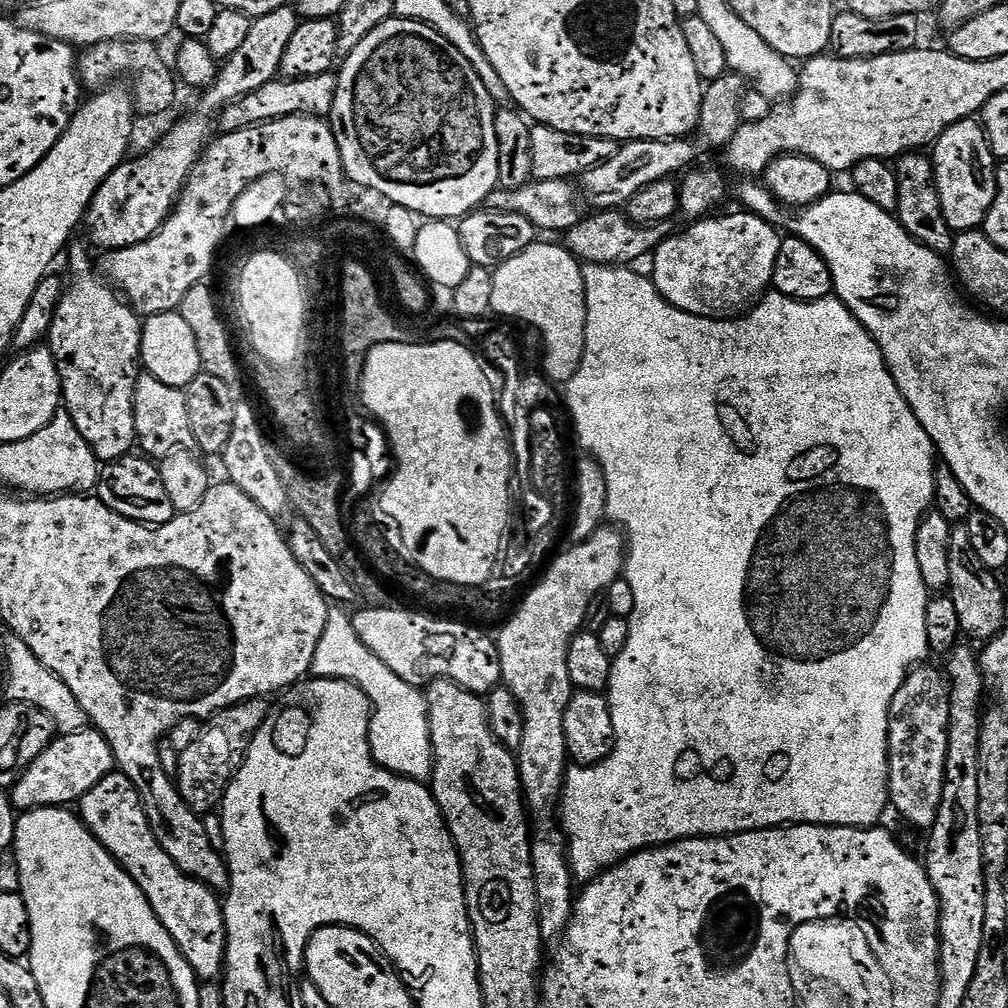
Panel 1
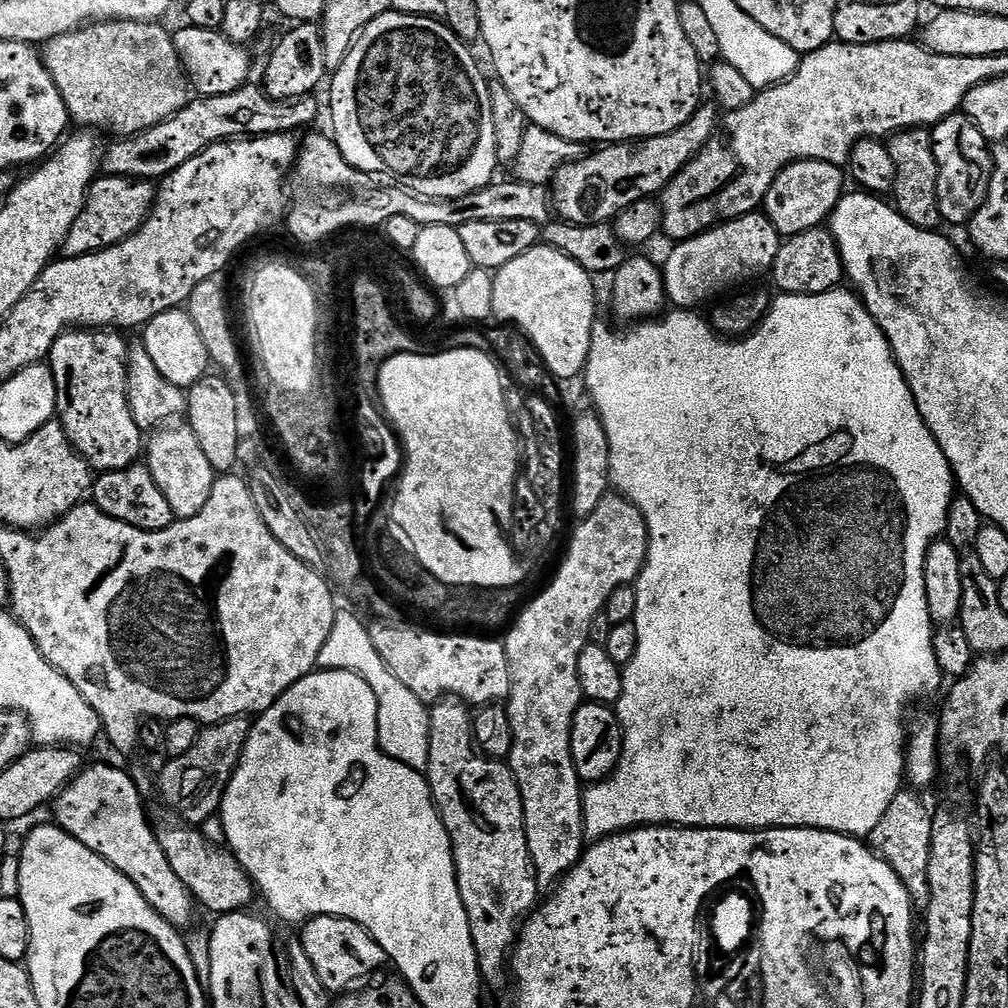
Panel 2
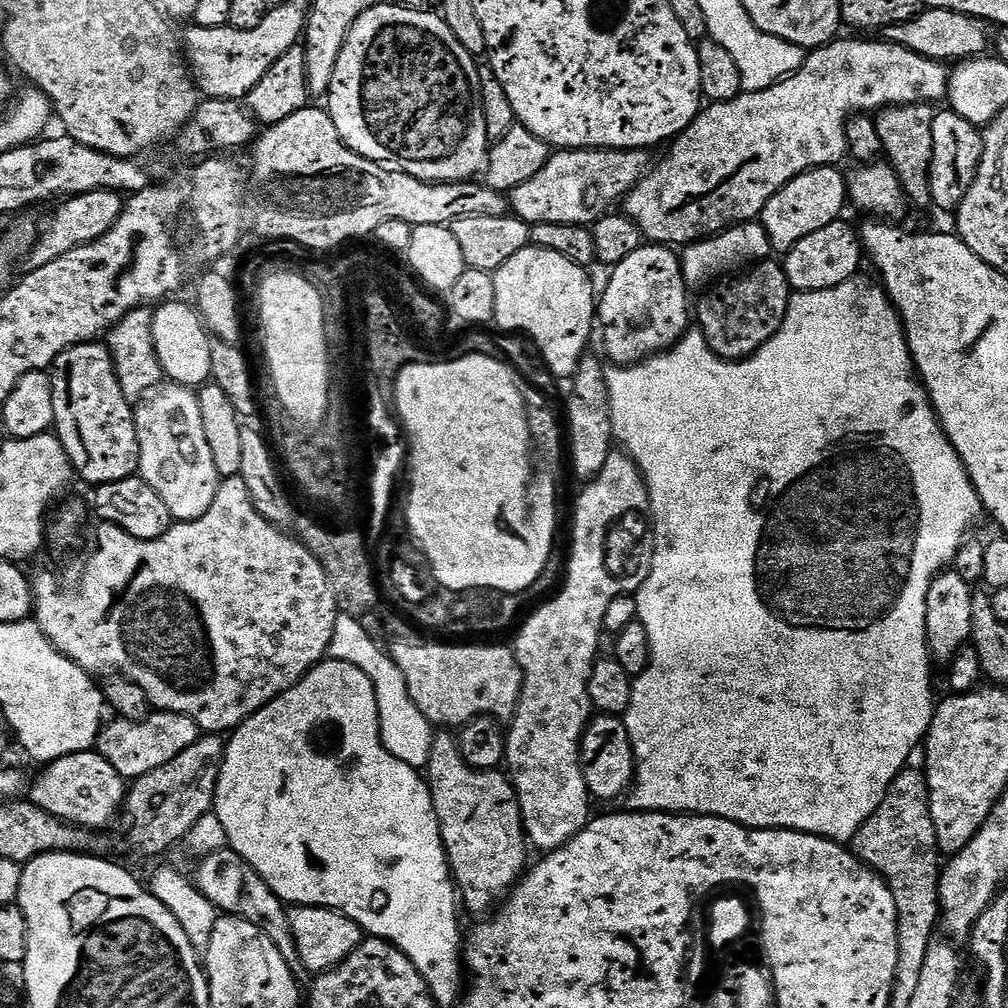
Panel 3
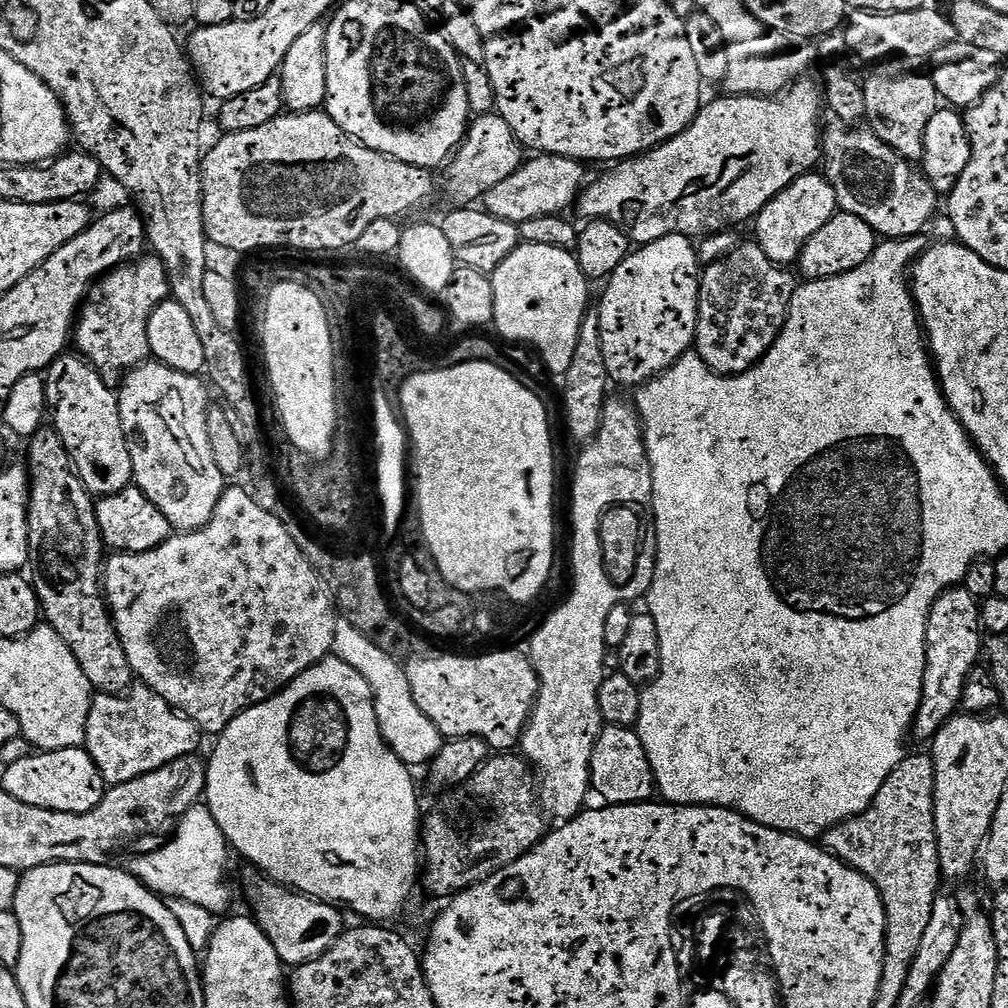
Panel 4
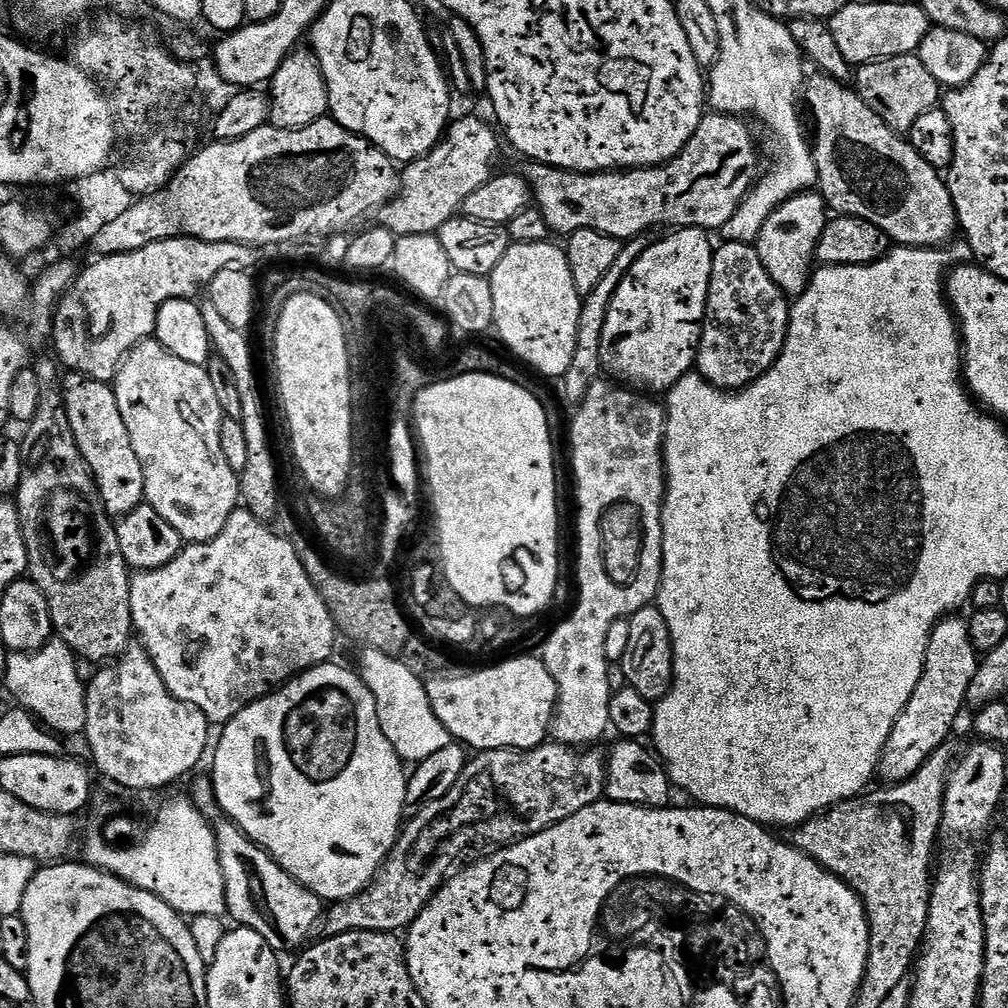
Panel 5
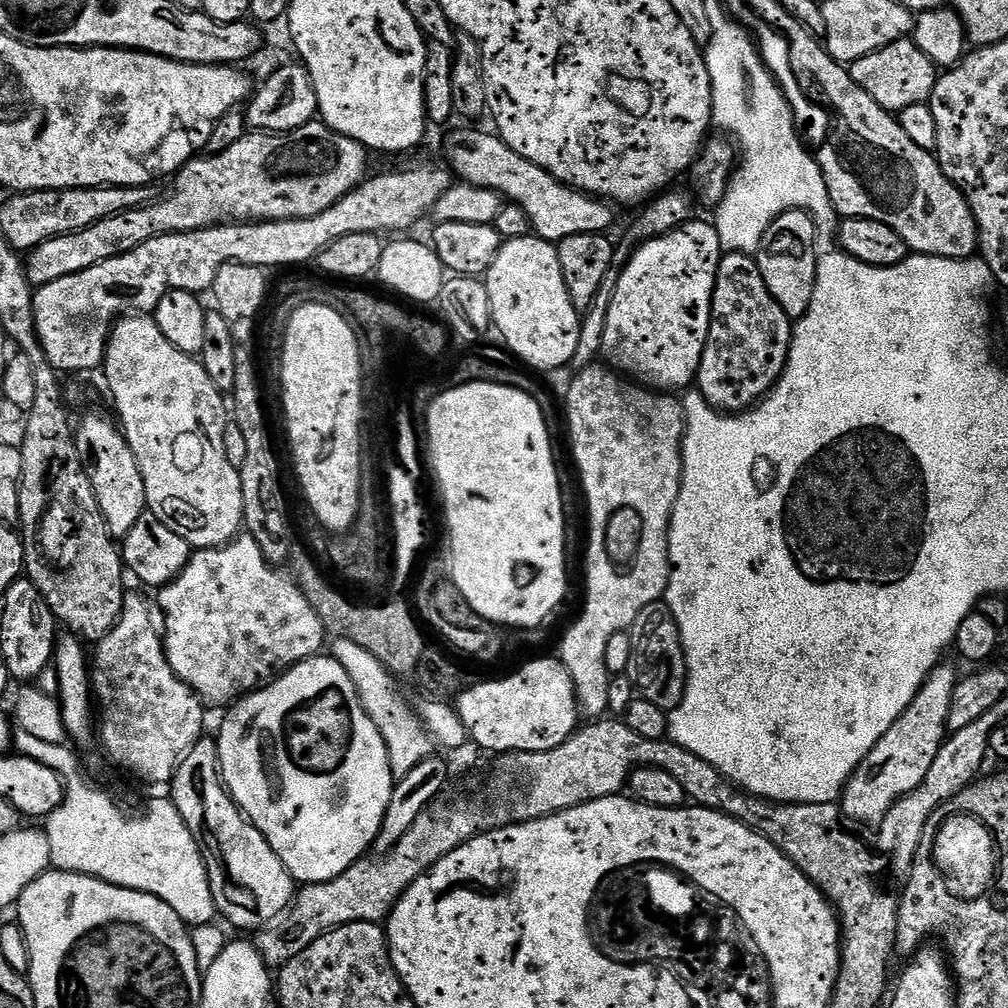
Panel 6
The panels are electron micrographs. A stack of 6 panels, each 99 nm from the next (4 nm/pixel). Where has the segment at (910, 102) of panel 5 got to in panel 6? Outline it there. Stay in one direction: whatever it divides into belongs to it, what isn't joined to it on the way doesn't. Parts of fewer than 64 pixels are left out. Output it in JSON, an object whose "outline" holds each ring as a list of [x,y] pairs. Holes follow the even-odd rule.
{"outline":[[[911,38],[890,42],[890,46],[882,46],[882,50],[871,52],[866,58],[858,58],[847,65],[847,69],[854,82],[858,82],[858,86],[878,102],[878,106],[893,114],[899,114],[908,106],[929,103],[938,75],[936,63],[926,58]]]}

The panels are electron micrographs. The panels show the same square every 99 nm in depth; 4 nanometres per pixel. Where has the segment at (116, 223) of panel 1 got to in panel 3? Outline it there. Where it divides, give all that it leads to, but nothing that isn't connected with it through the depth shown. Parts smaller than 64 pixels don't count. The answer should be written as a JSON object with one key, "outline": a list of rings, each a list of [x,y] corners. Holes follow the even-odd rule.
{"outline":[[[98,190],[81,196],[67,197],[59,205],[61,208],[49,218],[48,225],[39,233],[35,246],[26,257],[27,267],[41,268],[46,266],[46,262],[54,262],[54,258],[62,258],[62,254],[70,254],[70,250],[78,246],[92,244],[98,238],[102,238],[124,213],[125,203],[125,197],[121,193],[110,190]]]}

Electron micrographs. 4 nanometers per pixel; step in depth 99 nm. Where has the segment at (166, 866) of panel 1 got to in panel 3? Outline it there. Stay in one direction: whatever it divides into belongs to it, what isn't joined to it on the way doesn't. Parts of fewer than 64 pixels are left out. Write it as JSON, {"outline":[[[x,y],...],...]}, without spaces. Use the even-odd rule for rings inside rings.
{"outline":[[[99,752],[72,753],[52,763],[45,763],[39,770],[40,777],[33,784],[31,781],[26,792],[27,799],[37,808],[46,810],[59,820],[89,830],[101,830],[111,820],[113,823],[117,819],[126,799],[126,781]]]}

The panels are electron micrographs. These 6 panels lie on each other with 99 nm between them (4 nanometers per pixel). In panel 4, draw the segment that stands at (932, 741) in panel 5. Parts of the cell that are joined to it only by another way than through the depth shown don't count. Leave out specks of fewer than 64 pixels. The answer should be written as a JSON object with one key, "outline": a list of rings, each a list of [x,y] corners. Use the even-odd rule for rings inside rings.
{"outline":[[[963,586],[948,588],[934,602],[934,606],[928,615],[926,622],[926,666],[922,678],[922,699],[916,711],[916,722],[914,725],[914,736],[924,742],[931,741],[933,736],[942,730],[946,721],[952,719],[961,711],[960,699],[962,690],[968,681],[968,675],[973,668],[977,667],[982,660],[982,629],[980,627],[980,605],[981,601],[970,594]]]}

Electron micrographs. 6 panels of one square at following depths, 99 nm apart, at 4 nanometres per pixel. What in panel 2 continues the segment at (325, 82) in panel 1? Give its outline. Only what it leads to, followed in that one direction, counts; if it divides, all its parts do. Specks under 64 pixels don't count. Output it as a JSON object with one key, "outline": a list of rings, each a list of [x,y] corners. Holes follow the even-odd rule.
{"outline":[[[249,82],[230,94],[205,96],[189,99],[188,105],[171,120],[158,122],[158,126],[150,126],[150,130],[142,130],[137,136],[125,136],[117,139],[116,144],[107,145],[102,156],[102,172],[106,176],[117,176],[127,180],[146,180],[159,182],[169,176],[182,162],[190,162],[202,150],[211,144],[220,144],[224,140],[242,140],[253,136],[282,136],[299,133],[299,128],[308,128],[320,116],[320,104],[315,95],[303,96],[297,100],[272,100],[266,95],[259,83]]]}

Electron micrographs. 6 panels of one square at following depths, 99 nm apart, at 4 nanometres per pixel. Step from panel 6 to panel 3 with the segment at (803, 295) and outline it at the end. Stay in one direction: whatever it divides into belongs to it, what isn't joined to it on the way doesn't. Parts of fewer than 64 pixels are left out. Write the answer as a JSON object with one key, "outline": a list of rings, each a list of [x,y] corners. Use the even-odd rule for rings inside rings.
{"outline":[[[836,166],[811,168],[808,172],[798,174],[766,206],[758,217],[764,225],[766,234],[772,243],[772,251],[776,254],[789,252],[797,242],[802,242],[806,234],[814,234],[814,230],[822,230],[822,226],[830,226],[830,222],[841,219],[840,212],[849,203],[848,182],[845,173]]]}

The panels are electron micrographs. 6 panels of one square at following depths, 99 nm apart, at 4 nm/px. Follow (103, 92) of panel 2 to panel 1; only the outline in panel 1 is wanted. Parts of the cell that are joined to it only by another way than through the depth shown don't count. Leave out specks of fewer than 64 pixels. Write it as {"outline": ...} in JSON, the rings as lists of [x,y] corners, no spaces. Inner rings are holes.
{"outline":[[[107,40],[87,45],[78,56],[78,75],[80,83],[88,90],[103,90],[115,85],[123,76],[132,79],[130,91],[137,113],[156,116],[164,112],[176,100],[177,77],[173,69],[164,61],[157,45],[150,40]]]}

